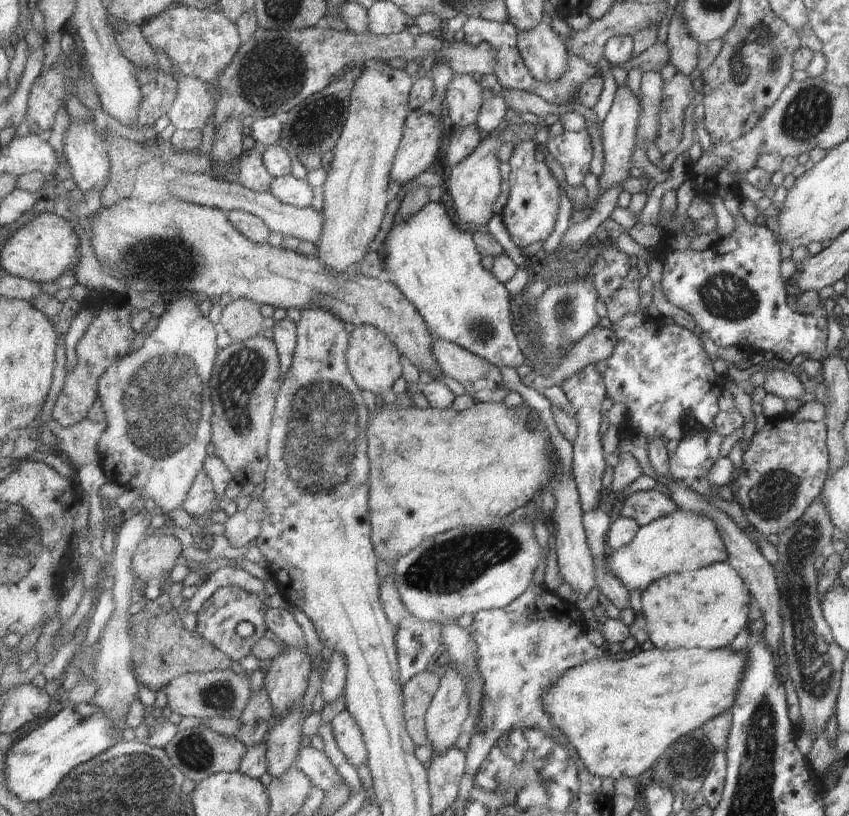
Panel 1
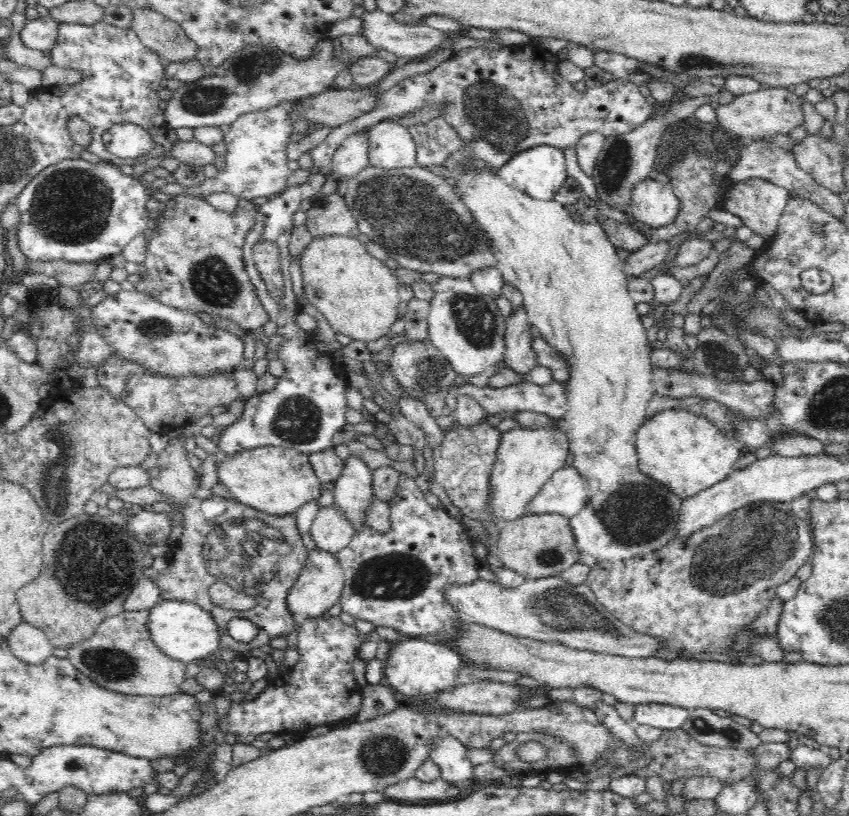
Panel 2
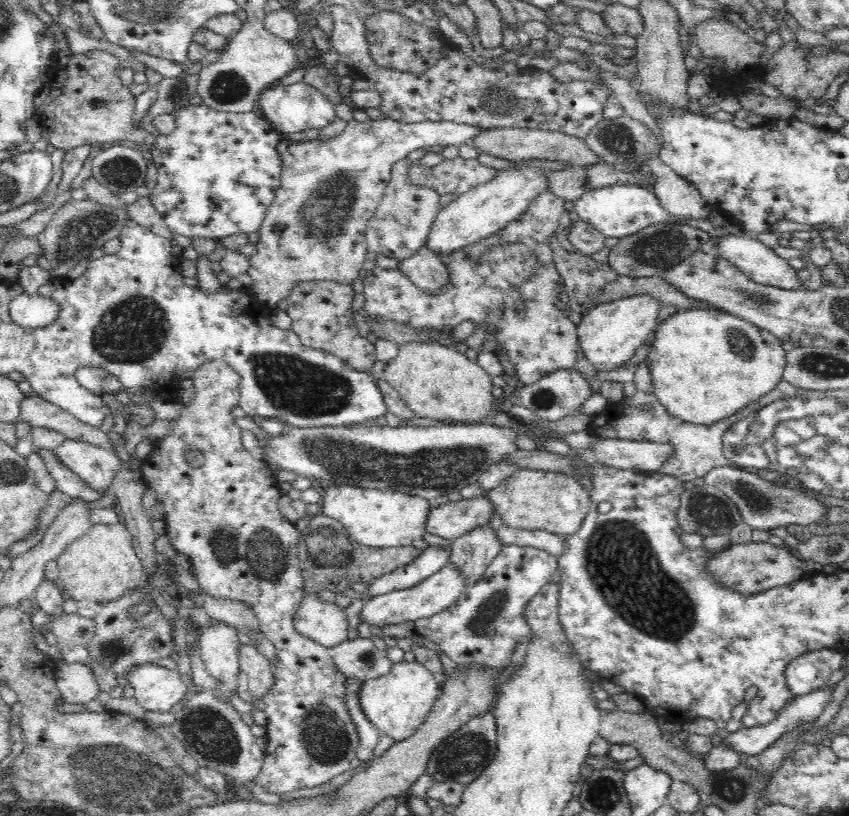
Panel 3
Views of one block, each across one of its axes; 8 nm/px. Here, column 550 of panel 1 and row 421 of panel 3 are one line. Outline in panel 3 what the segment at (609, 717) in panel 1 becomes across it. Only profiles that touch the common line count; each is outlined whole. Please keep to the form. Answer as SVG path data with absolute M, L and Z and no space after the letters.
M682 309L658 324L646 358L654 393L672 416L709 425L774 390L783 380L786 350L769 330L720 309Z

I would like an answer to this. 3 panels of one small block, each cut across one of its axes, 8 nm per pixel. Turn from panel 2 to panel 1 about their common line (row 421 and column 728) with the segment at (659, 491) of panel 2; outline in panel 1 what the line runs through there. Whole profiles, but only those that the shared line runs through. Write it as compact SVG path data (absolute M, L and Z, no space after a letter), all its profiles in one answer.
M727 562L715 563L696 571L663 576L642 591L641 614L655 648L716 650L729 646L747 622L749 596L739 577Z

